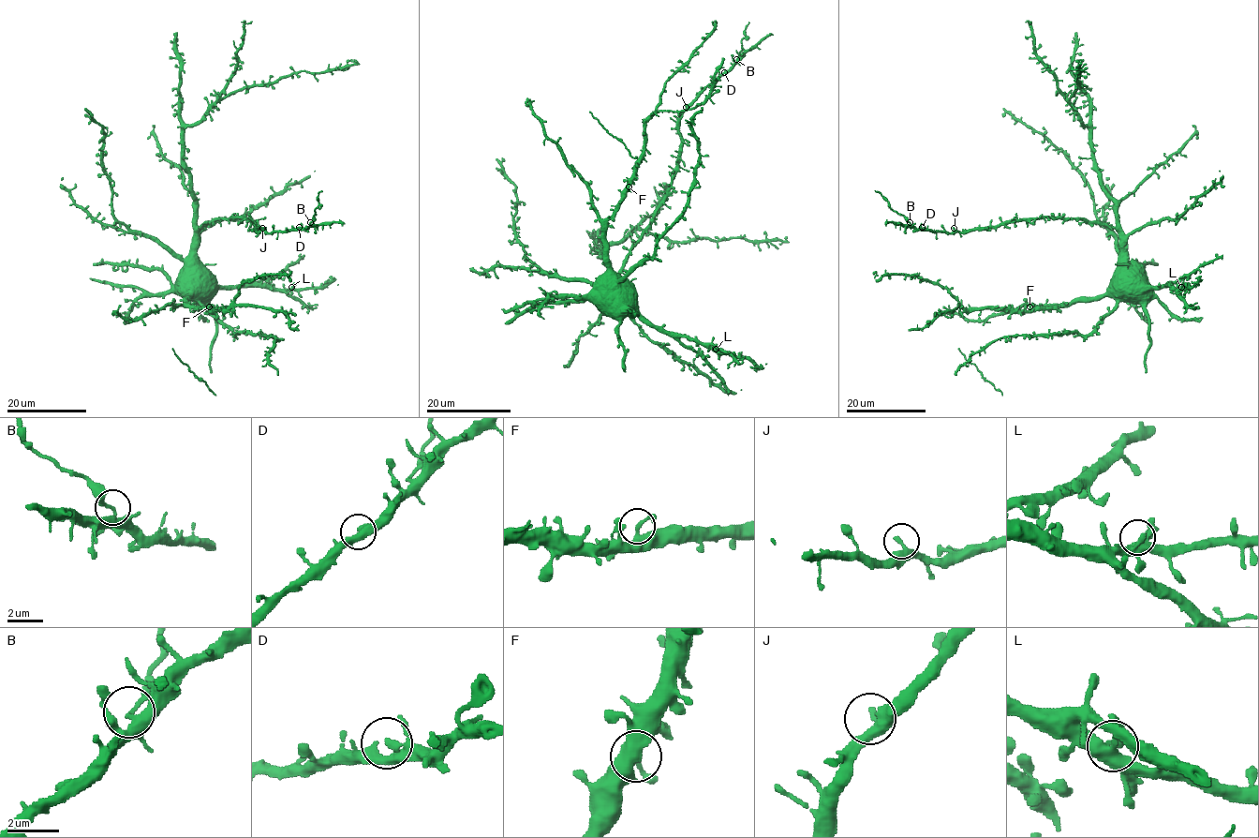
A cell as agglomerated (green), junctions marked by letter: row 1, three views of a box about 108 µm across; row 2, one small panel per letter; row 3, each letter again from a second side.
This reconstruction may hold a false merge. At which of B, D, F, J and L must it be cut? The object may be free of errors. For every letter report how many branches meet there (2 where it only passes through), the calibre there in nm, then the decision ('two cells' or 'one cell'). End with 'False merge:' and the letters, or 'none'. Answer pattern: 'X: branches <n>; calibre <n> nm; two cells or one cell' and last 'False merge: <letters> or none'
B: branches 2; calibre 180 nm; two cells
D: branches 3; calibre 220 nm; one cell
F: branches 2; calibre 240 nm; one cell
J: branches 2; calibre 240 nm; one cell
L: branches 2; calibre 240 nm; one cell
False merge: B

